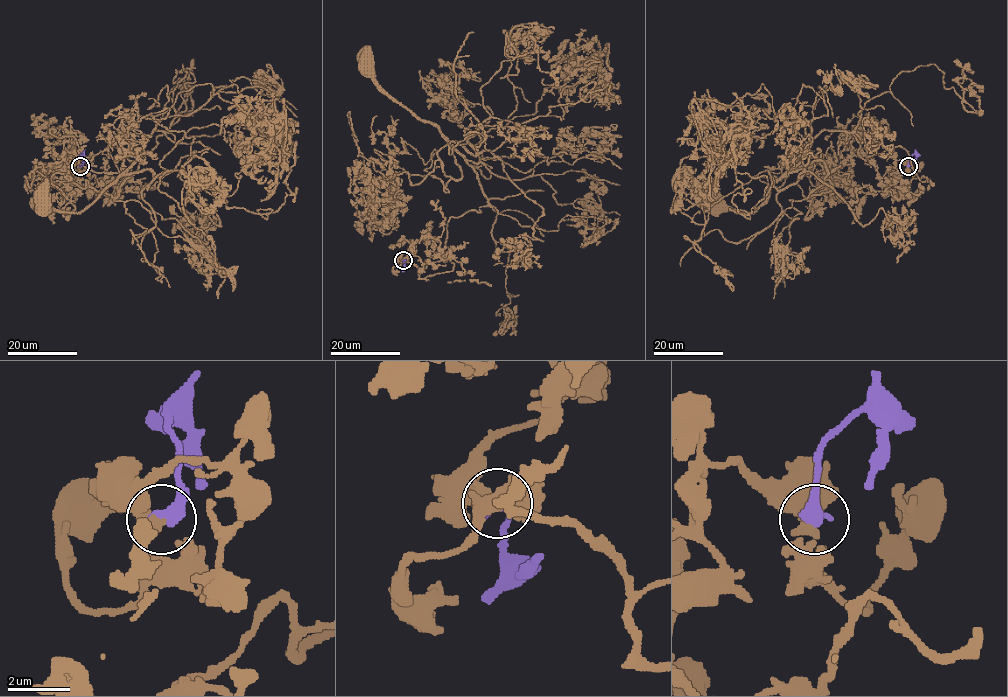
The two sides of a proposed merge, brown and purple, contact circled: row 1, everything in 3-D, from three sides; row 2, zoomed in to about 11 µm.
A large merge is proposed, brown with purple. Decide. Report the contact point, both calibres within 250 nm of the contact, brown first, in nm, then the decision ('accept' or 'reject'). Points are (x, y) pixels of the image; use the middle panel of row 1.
(403, 260) | 320/550 nm | reject

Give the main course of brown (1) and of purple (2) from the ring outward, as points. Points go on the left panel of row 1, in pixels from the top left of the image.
1: (81, 166), (90, 187), (126, 180), (122, 146), (137, 160), (164, 133), (83, 210), (43, 202)
2: (81, 166), (81, 154), (85, 163)

